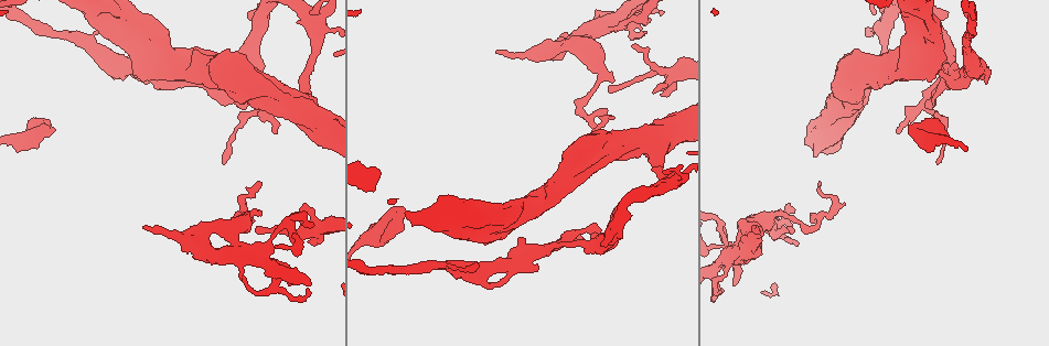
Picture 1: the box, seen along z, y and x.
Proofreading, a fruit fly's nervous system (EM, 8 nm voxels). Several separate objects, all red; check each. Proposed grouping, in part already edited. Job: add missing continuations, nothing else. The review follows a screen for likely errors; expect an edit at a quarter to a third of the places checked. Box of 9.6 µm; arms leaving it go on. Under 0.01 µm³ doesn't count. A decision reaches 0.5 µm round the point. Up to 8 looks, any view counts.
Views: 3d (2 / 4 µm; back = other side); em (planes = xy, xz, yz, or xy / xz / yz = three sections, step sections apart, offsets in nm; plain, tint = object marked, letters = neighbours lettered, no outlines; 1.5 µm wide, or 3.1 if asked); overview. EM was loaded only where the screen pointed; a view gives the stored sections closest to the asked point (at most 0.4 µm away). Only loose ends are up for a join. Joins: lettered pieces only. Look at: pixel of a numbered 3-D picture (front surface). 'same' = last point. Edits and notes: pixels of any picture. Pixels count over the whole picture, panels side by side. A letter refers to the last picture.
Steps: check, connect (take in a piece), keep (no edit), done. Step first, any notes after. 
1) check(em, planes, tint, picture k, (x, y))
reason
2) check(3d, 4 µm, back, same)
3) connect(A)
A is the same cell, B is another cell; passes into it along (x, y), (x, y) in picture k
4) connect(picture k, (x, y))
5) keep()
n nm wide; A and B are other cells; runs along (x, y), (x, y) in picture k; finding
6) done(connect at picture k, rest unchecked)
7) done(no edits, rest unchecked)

check(3d, 2 µm, picture 1, (261, 184))
branch stops here

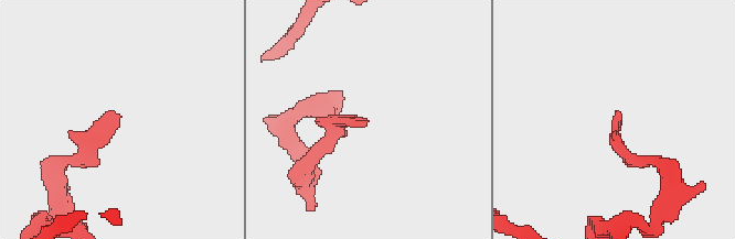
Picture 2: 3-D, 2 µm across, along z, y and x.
check(em, planes, tint, picture 2, (621, 116))

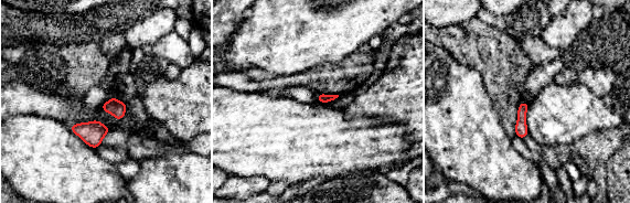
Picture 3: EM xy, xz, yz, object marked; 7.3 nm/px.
check(em, planes, letters, same)

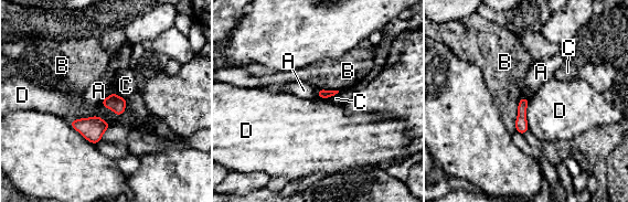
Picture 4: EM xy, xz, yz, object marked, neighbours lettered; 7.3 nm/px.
keep()
A, B, C and D are other cells; border along (73, 119), (99, 116), (110, 125) in picture 4; none of them fits

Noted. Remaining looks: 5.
check(em, xz, step 4, tint, picture 1, (662, 95))
thin end

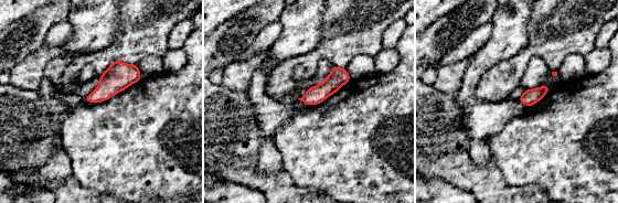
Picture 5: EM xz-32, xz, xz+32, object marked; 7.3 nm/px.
check(em, xz, step 4, letters, same)
what lies round it

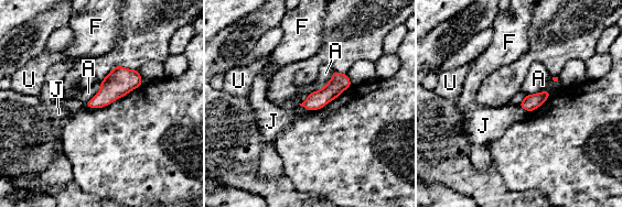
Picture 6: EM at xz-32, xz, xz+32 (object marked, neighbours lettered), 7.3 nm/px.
keep()
120 nm wide; A, F, J and U are other cells; border along (298, 104), (310, 111) in picture 6; none of them fits

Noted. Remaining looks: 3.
check(em, planes, plain, picture 1, (494, 284))
free end

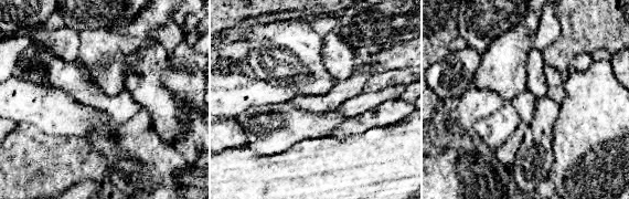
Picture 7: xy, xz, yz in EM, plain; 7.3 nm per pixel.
check(em, planes, letters, same)
see the neighbours

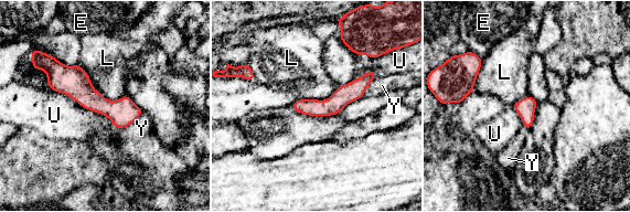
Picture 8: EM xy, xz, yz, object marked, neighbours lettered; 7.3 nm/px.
keep()
140 nm wide; E, L, U and Y are other cells; no lettered piece goes on from it

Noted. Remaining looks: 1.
done(no edits, rest unchecked)

